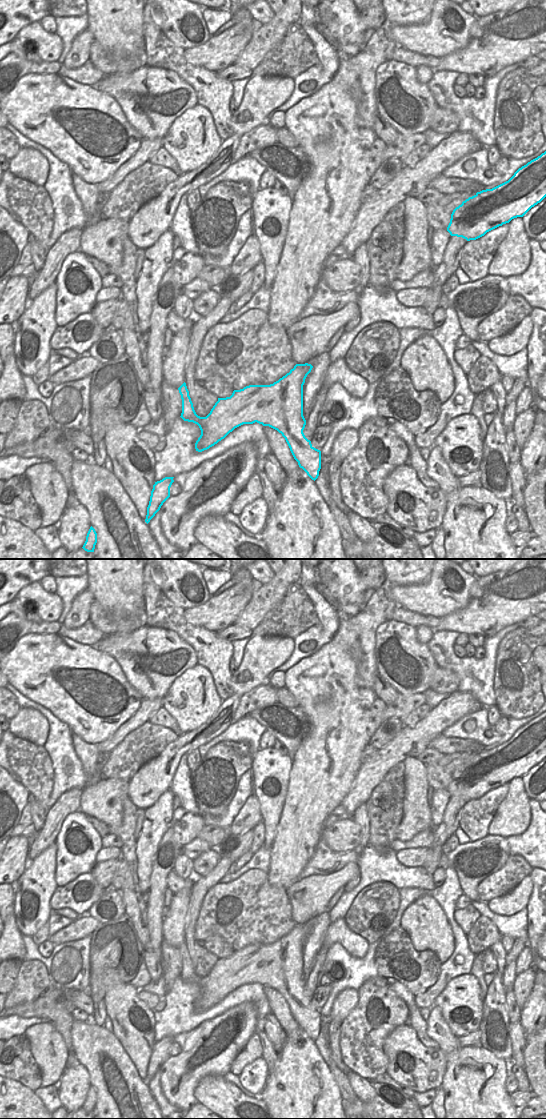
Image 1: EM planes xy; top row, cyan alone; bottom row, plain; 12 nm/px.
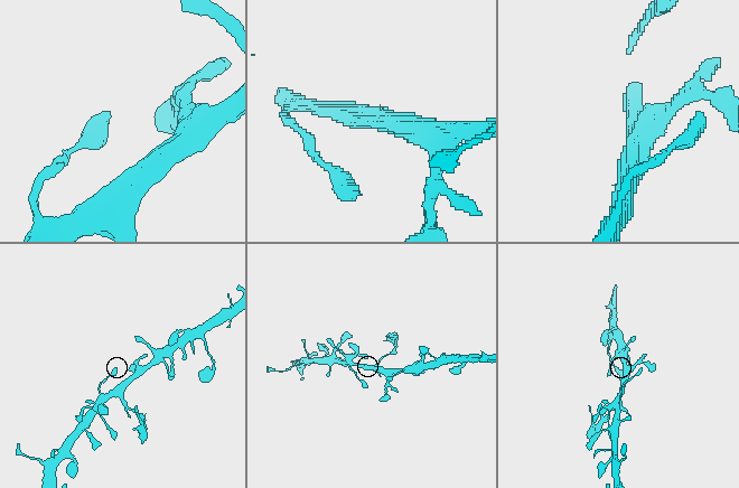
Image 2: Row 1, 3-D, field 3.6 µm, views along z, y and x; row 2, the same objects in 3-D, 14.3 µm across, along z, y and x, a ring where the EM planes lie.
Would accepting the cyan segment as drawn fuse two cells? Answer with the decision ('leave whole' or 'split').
split

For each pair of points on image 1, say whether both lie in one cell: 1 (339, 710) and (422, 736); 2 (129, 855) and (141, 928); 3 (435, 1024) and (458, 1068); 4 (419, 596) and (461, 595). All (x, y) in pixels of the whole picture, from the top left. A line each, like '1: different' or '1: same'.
1: different
2: same
3: same
4: same

